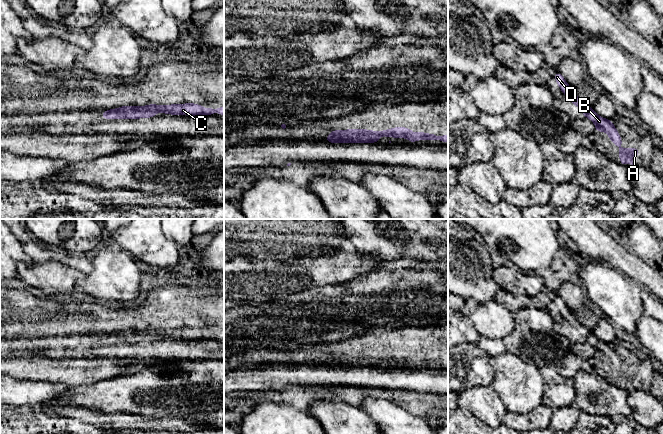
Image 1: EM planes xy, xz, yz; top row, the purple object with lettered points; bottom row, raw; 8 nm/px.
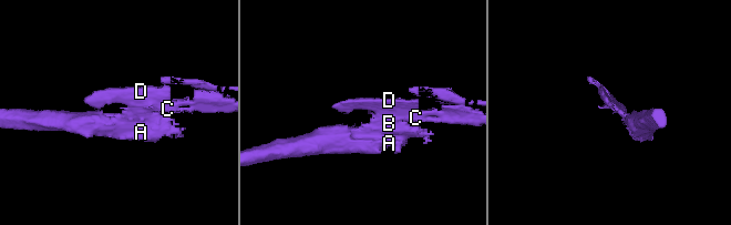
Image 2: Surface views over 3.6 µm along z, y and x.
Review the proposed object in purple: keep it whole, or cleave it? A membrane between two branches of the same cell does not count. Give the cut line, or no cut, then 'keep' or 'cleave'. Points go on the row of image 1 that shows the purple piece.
cut in xz along (330, 134), (374, 135), (378, 139); cleave

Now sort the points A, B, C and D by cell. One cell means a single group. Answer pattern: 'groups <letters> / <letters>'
groups A B / C D

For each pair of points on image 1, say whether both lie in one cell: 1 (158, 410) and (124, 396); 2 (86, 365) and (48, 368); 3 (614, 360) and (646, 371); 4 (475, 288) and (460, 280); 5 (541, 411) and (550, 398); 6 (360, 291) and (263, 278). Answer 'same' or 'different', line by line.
1: same
2: same
3: same
4: same
5: different
6: different

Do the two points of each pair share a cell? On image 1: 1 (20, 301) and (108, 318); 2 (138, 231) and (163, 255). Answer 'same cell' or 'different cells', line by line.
1: same cell
2: same cell

